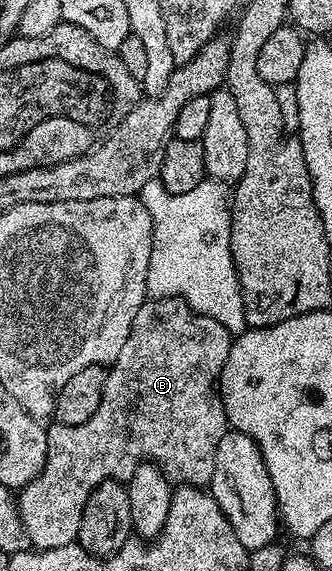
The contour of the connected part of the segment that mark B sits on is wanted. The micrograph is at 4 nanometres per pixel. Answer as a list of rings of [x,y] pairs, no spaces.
[[[150,298],[140,306],[136,318],[132,318],[132,330],[128,330],[128,342],[124,342],[120,363],[106,373],[100,410],[80,426],[47,427],[48,454],[44,470],[17,493],[16,503],[26,538],[35,549],[75,543],[84,518],[84,506],[96,486],[106,480],[129,482],[144,463],[153,461],[175,485],[209,485],[216,466],[216,446],[220,446],[220,438],[228,431],[218,379],[224,362],[228,362],[231,343],[232,333],[224,325],[198,315],[184,300]]]

